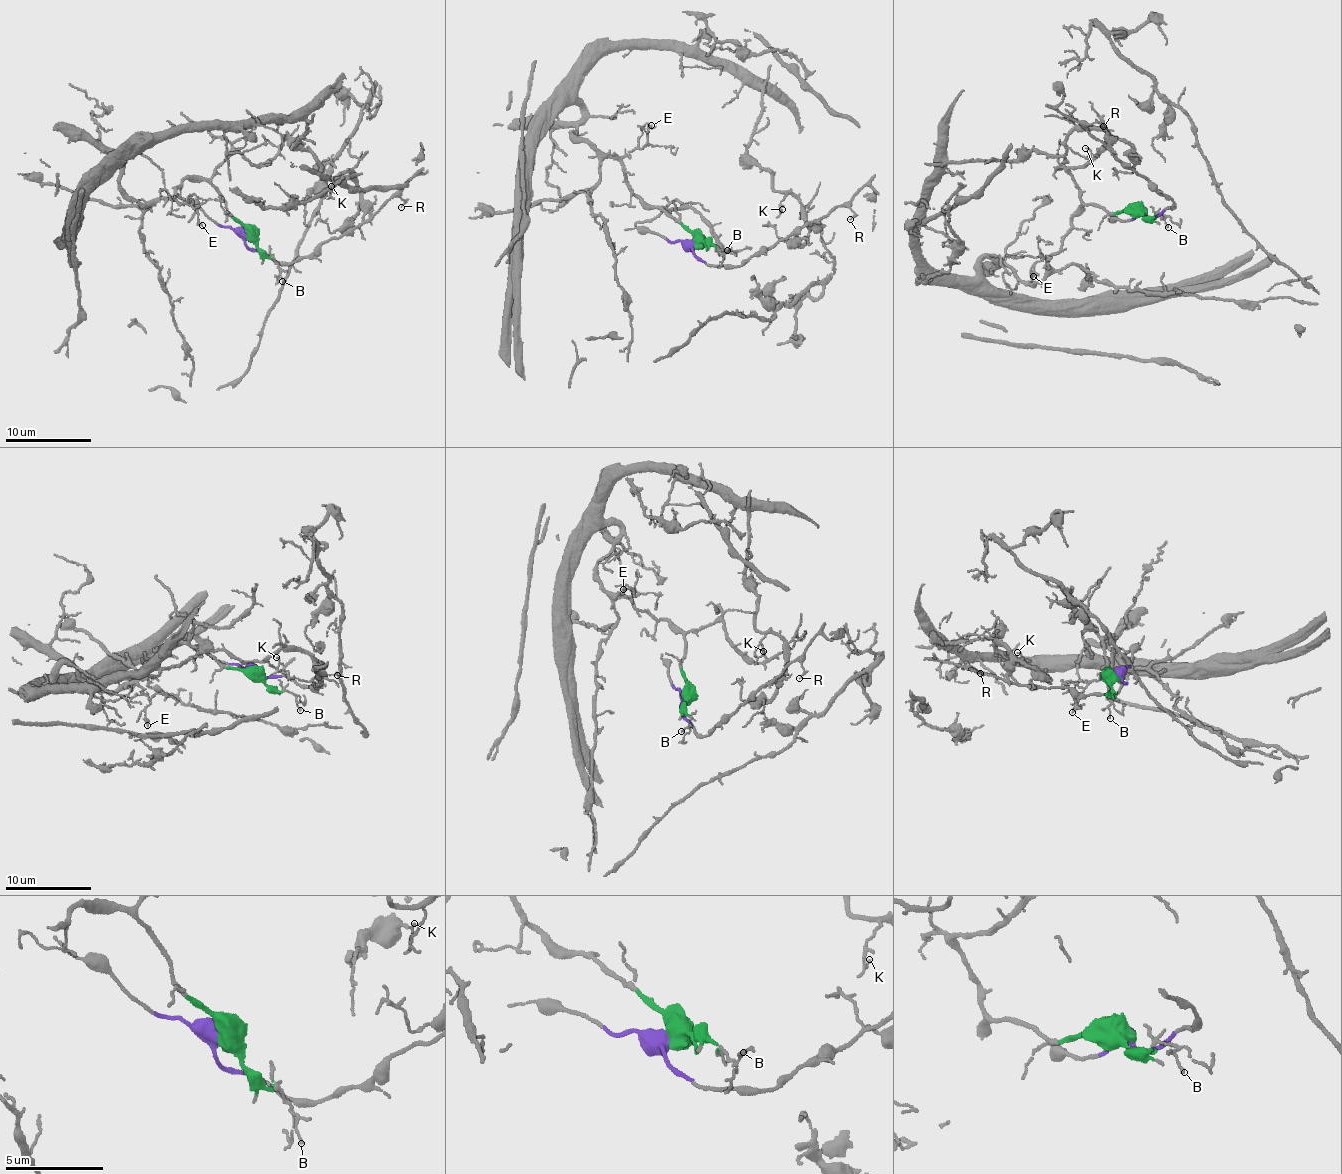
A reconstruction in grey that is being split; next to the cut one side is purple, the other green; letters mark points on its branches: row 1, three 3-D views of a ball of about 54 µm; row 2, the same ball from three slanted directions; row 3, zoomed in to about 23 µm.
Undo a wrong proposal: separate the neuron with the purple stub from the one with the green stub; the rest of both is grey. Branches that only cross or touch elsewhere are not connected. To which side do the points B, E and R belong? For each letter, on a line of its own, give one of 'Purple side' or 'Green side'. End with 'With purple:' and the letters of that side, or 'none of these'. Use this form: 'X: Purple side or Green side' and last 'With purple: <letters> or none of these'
B: Green side
E: Green side
R: Purple side
With purple: R

